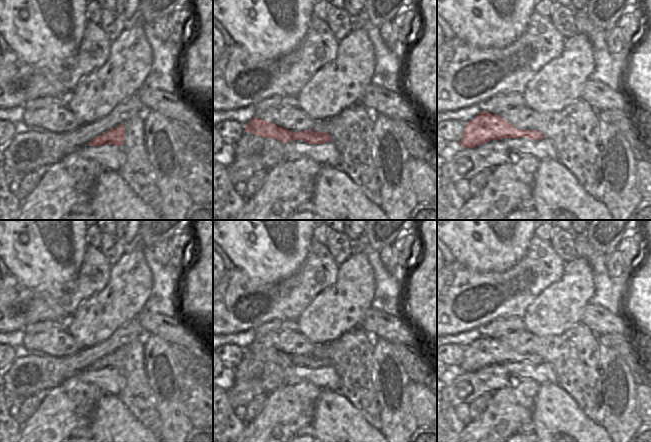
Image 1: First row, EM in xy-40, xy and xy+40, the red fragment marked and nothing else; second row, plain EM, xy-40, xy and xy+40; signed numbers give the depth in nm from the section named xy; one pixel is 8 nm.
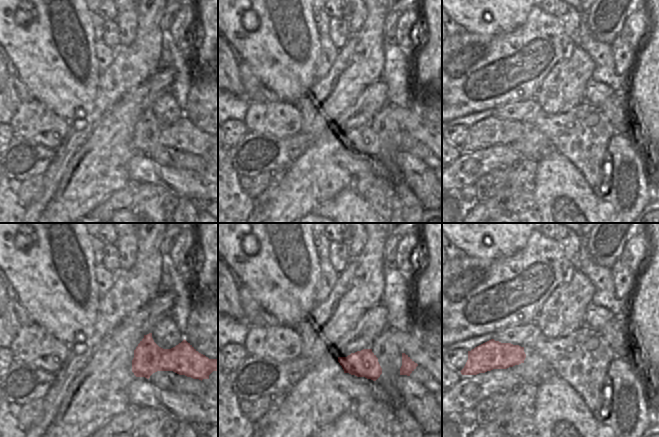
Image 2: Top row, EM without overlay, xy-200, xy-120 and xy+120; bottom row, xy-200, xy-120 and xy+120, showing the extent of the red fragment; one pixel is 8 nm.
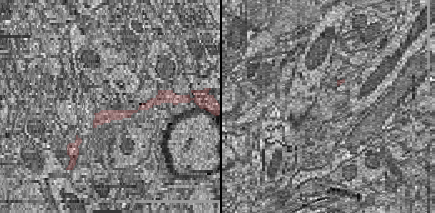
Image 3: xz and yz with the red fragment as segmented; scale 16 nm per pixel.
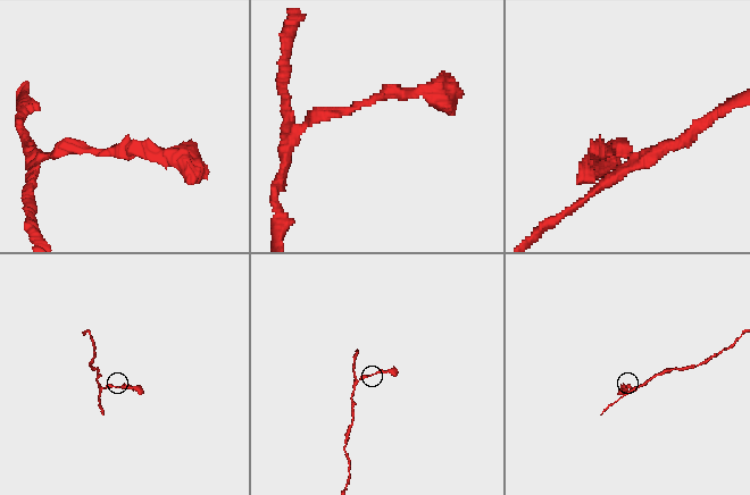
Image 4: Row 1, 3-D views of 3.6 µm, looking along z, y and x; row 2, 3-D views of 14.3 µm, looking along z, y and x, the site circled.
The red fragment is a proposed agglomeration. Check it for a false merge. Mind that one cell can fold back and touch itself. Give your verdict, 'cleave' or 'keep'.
keep

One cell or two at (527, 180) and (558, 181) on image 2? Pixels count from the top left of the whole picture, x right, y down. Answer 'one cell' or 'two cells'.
two cells

